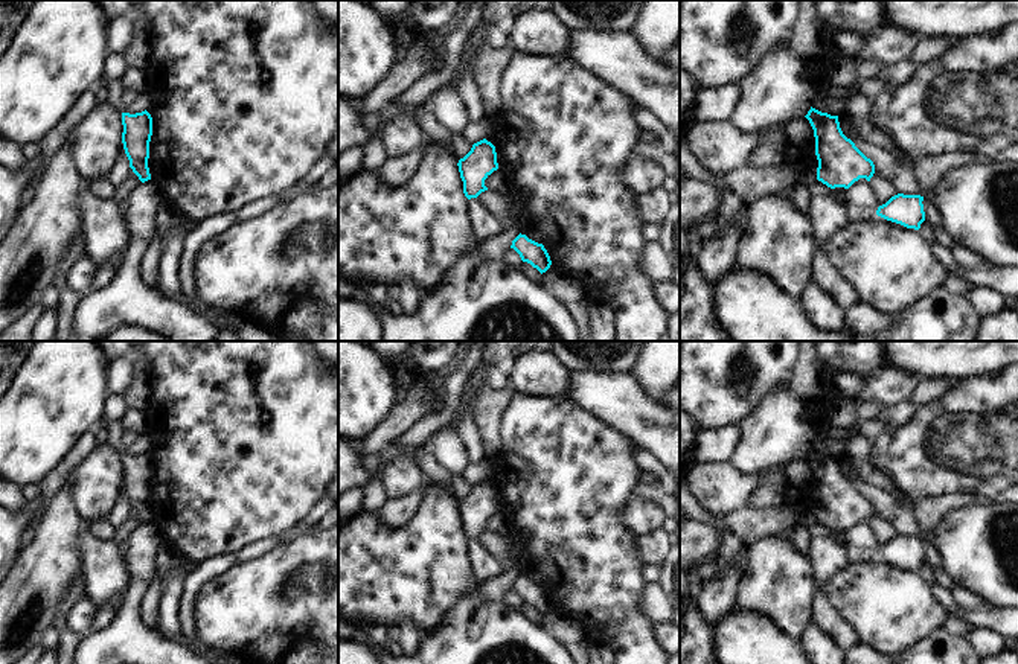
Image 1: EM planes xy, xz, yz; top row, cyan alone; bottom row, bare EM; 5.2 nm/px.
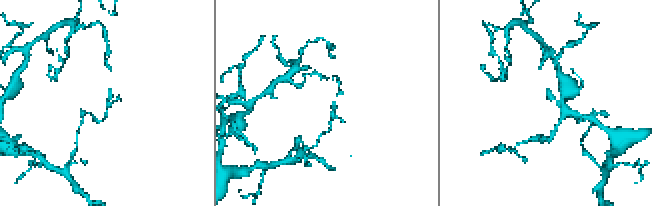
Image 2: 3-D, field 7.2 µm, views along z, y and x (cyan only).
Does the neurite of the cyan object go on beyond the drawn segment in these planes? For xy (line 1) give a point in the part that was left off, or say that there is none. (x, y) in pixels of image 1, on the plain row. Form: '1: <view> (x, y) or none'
1: none

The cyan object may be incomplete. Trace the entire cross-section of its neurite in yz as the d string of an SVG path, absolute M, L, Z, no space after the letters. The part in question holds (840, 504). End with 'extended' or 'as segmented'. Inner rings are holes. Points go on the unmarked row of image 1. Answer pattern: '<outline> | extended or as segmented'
M811 448L805 458L814 471L818 522L831 530L849 530L860 519L870 522L875 506L843 475L838 457Z | as segmented

